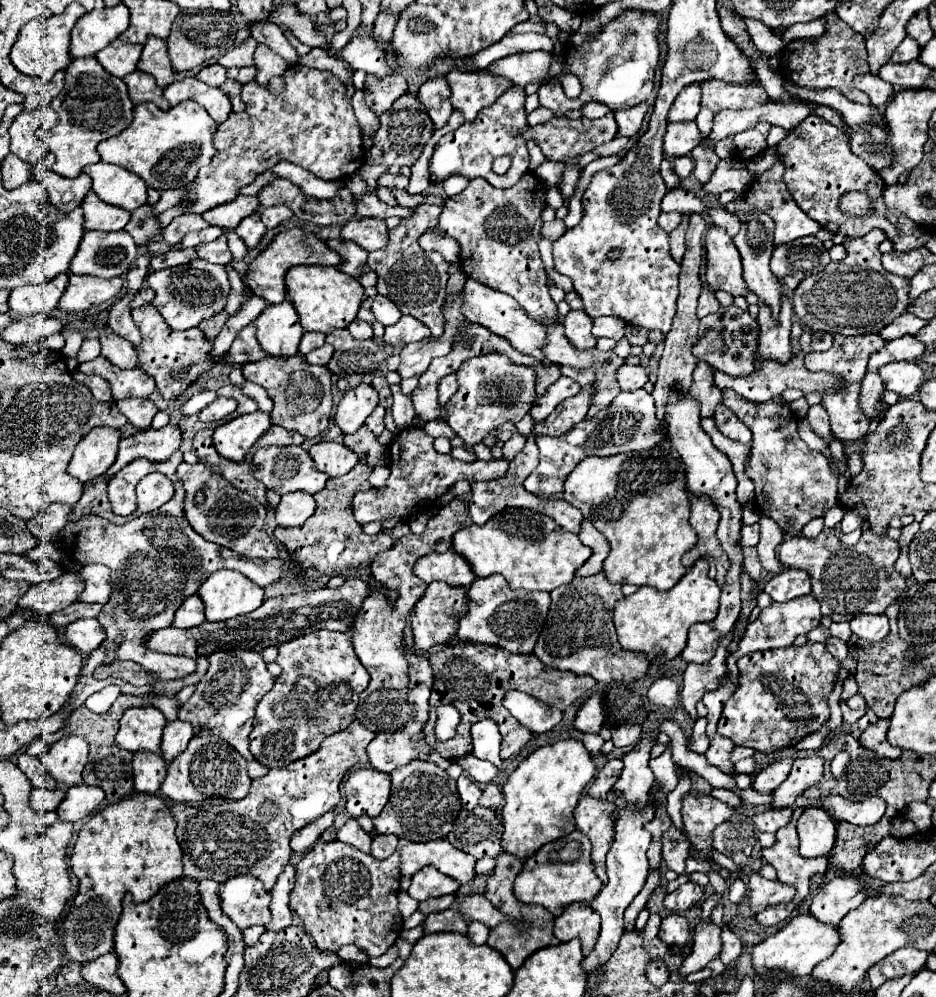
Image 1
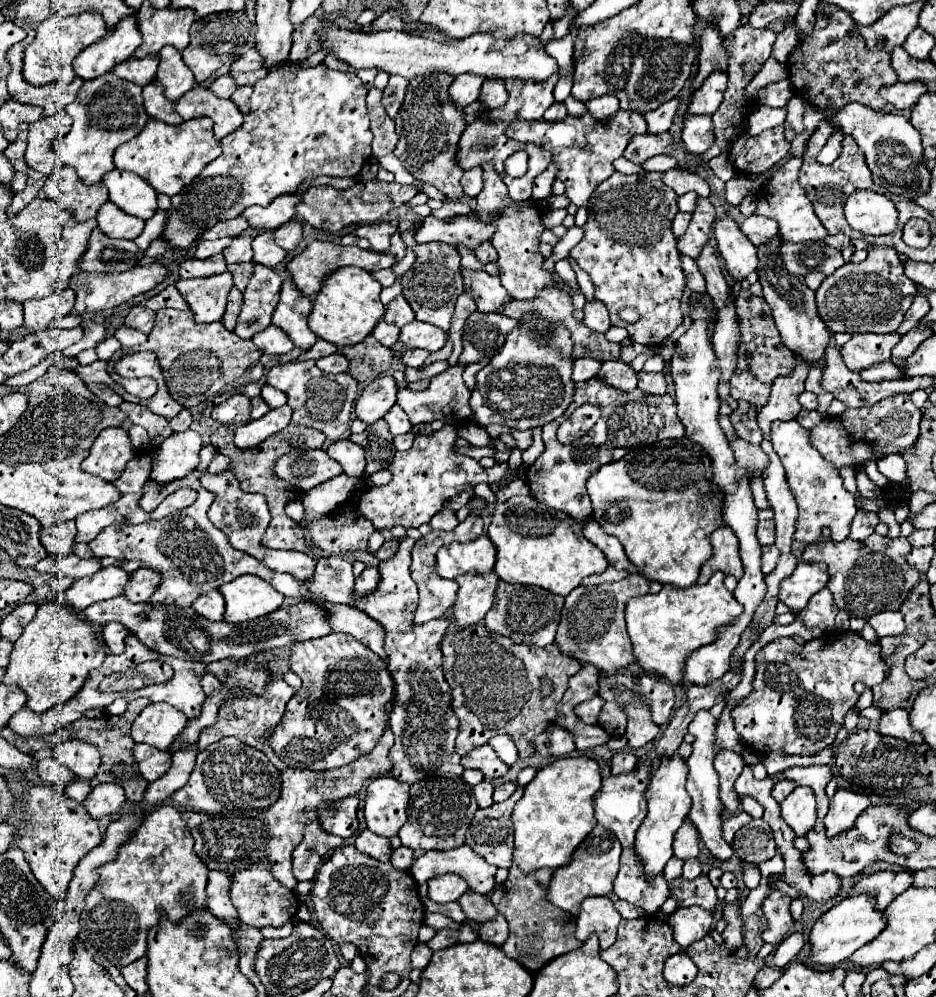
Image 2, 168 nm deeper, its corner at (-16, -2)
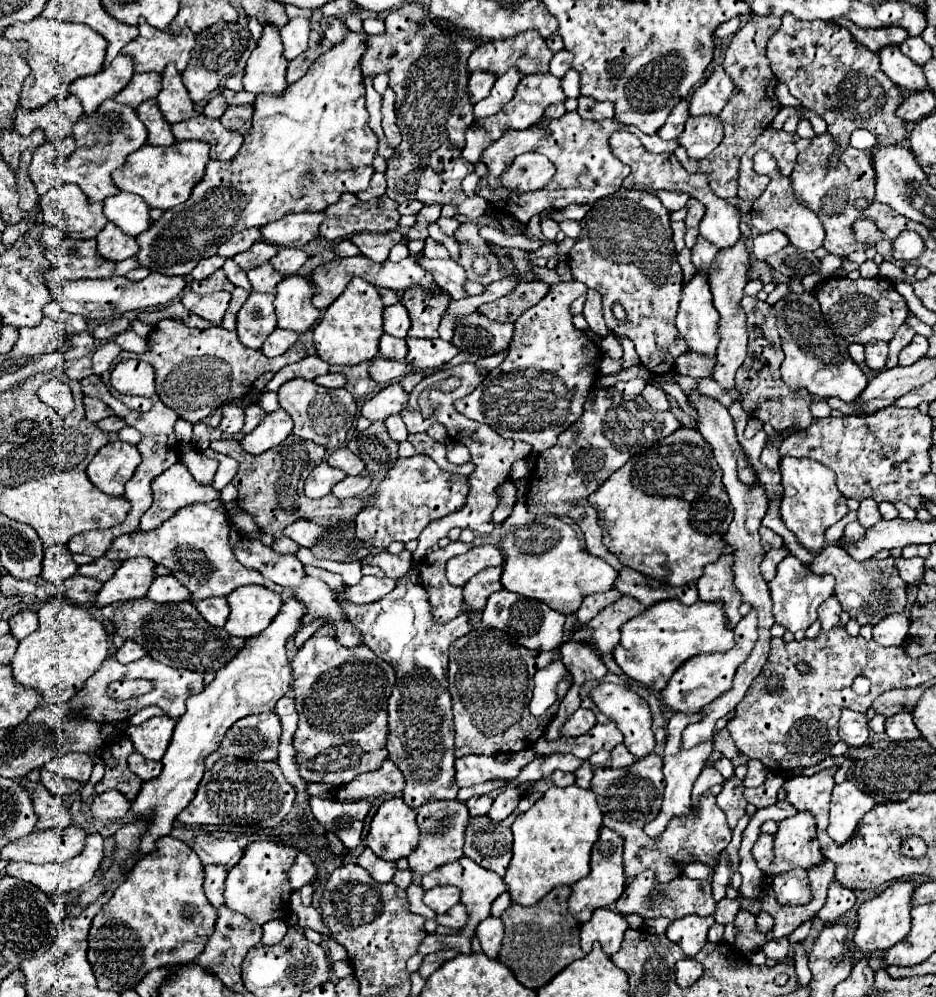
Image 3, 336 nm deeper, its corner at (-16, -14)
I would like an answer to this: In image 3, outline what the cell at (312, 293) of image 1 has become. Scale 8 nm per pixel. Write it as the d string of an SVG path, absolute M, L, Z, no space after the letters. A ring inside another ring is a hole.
M354 278L346 290L324 310L322 318L314 324L314 346L316 354L328 364L360 364L378 356L378 340L384 334L382 330L382 298L378 290L364 282L362 278Z

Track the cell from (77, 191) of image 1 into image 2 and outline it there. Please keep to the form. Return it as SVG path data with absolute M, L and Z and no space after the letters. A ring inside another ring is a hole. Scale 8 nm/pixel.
M58 166L48 176L42 192L62 204L76 222L86 222L96 216L98 208L108 202L108 190L102 182L86 186L72 166Z

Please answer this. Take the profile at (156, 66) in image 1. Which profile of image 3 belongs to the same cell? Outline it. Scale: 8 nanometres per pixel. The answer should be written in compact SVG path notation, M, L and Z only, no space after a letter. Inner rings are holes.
M168 64L166 70L162 72L162 90L156 100L158 100L158 108L164 116L164 120L170 124L188 120L198 114L196 104L188 98L180 72L172 64Z

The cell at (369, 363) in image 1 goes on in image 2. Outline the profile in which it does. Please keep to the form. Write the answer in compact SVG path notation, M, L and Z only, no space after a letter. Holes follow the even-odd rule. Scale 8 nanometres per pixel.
M366 336L360 344L354 346L340 346L338 352L342 352L348 358L348 372L358 382L370 382L382 376L394 362L394 352L376 342L374 336Z

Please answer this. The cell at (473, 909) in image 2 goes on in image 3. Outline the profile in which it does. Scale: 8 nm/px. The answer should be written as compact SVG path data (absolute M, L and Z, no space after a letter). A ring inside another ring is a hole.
M456 904L452 910L448 910L444 914L438 914L436 922L442 924L442 926L458 930L458 928L462 928L468 922L468 912L466 912L466 908L462 904Z

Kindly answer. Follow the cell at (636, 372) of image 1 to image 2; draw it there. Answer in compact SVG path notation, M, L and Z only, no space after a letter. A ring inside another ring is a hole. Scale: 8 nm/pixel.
M646 370L638 372L638 388L650 394L664 394L666 392L666 382L664 382L664 374L650 374Z

